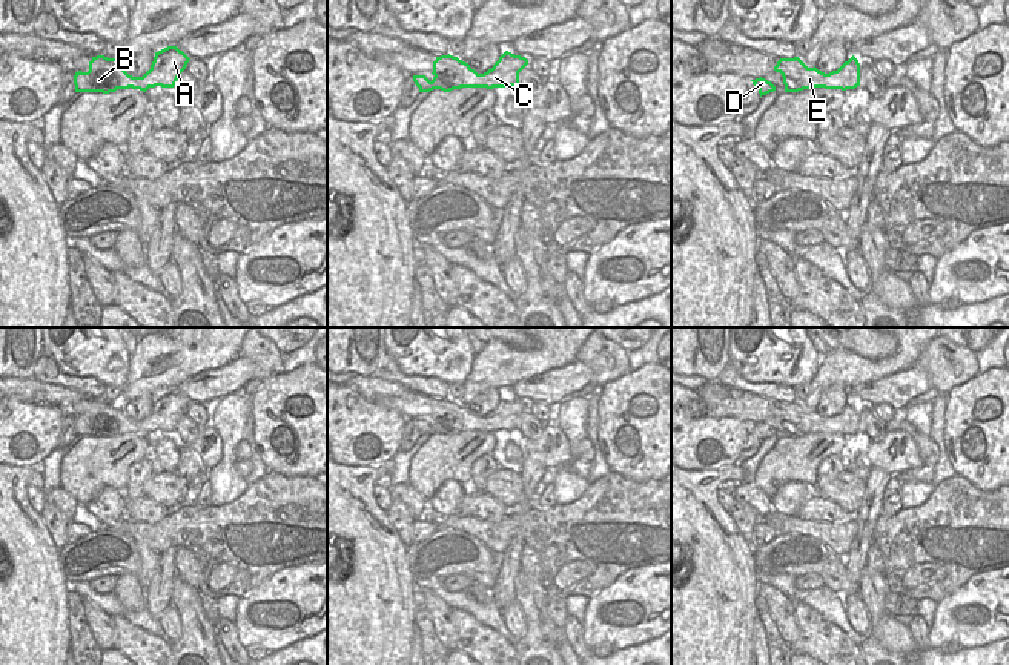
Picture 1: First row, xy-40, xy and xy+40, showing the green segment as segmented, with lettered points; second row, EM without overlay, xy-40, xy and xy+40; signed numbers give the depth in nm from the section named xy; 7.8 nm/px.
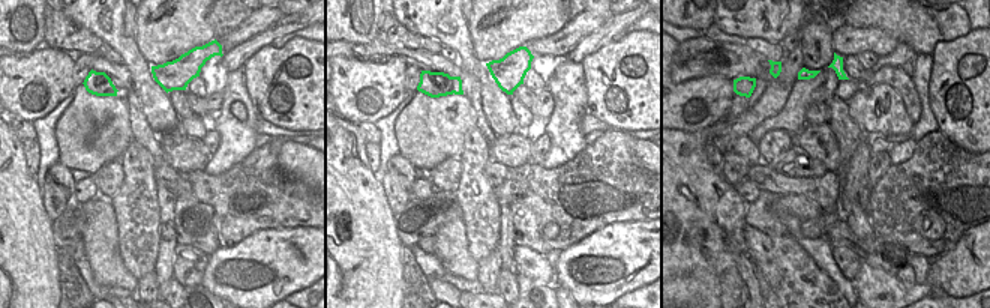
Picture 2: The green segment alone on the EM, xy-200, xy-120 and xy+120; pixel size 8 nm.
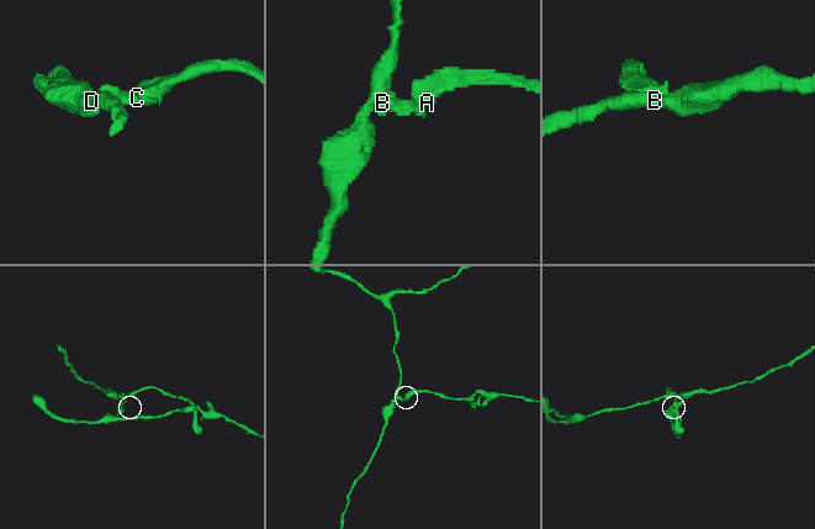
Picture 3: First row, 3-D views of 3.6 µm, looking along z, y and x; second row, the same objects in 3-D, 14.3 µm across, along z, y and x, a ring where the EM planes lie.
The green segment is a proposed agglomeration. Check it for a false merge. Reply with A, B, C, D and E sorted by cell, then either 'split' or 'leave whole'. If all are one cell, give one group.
A C E / B D | split

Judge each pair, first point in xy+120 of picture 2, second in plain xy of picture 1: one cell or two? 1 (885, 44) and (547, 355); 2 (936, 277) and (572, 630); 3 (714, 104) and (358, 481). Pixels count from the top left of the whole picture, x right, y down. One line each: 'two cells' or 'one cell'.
1: two cells
2: two cells
3: two cells

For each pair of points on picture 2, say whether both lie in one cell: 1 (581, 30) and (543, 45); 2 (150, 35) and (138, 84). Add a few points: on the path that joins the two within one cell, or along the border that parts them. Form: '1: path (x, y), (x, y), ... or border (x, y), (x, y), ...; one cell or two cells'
1: path (572, 33), (563, 42), (552, 45); one cell
2: border (134, 39), (138, 53), (150, 66); two cells

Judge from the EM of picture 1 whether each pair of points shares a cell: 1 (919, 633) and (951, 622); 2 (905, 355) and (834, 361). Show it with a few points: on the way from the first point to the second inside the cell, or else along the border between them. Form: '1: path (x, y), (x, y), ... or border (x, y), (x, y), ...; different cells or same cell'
1: border (929, 628), (928, 647); different cells
2: path (888, 366), (851, 367); same cell

